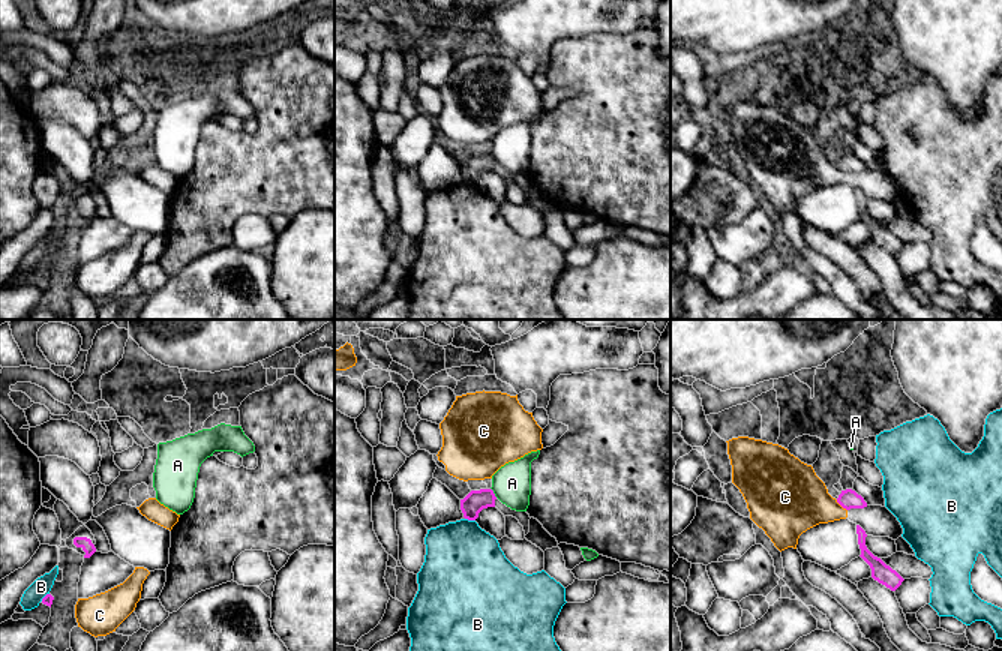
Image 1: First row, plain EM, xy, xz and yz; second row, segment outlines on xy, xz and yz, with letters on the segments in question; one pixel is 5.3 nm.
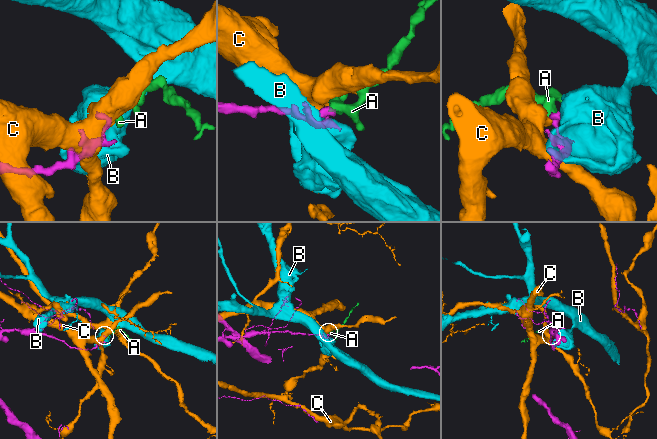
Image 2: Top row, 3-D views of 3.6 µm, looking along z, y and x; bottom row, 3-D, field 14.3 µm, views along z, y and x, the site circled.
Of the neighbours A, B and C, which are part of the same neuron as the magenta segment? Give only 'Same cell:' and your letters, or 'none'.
Same cell: none

